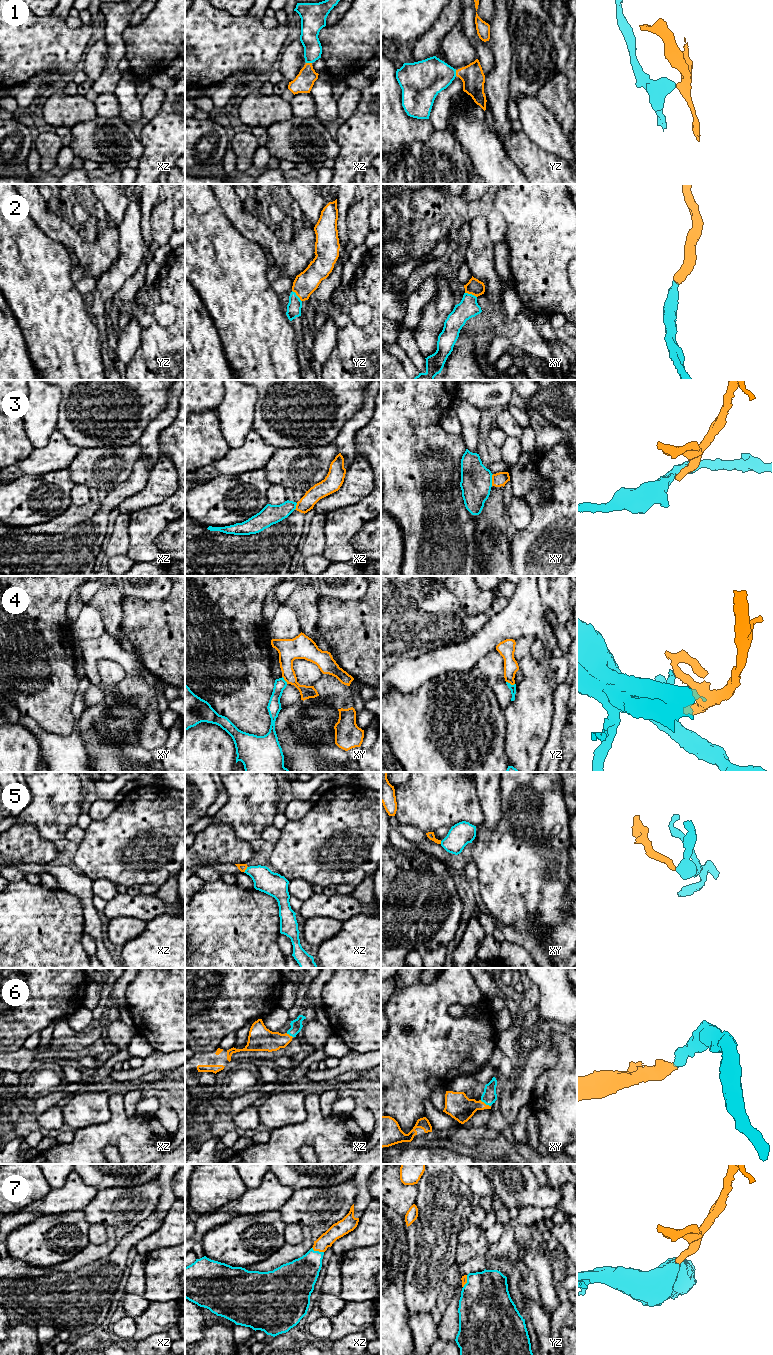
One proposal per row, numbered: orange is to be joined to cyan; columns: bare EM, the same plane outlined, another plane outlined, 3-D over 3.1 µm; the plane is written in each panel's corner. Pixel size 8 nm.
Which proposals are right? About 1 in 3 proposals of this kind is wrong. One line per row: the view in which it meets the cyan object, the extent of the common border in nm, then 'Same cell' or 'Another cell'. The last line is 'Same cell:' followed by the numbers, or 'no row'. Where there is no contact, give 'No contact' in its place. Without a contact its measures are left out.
1: Touches cyan in xz. Shared border 50 nm. Same cell
2: Touches cyan in yz. Shared border 120 nm. Same cell
3: Touches cyan in xy. Shared border 100 nm. Another cell
4: Touches cyan in yz. Shared border 80 nm. Another cell
5: Touches cyan in xz. Shared border 60 nm. Same cell
6: Touches cyan in xy. Shared border 100 nm. Same cell
7: Touches cyan in xz. Shared border 100 nm. Same cell
Same cell: 1, 2, 5, 6, 7

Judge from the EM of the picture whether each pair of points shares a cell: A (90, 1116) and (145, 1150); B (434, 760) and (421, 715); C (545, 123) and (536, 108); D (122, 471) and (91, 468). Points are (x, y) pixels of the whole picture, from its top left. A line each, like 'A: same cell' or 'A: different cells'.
A: different cells
B: same cell
C: same cell
D: same cell

